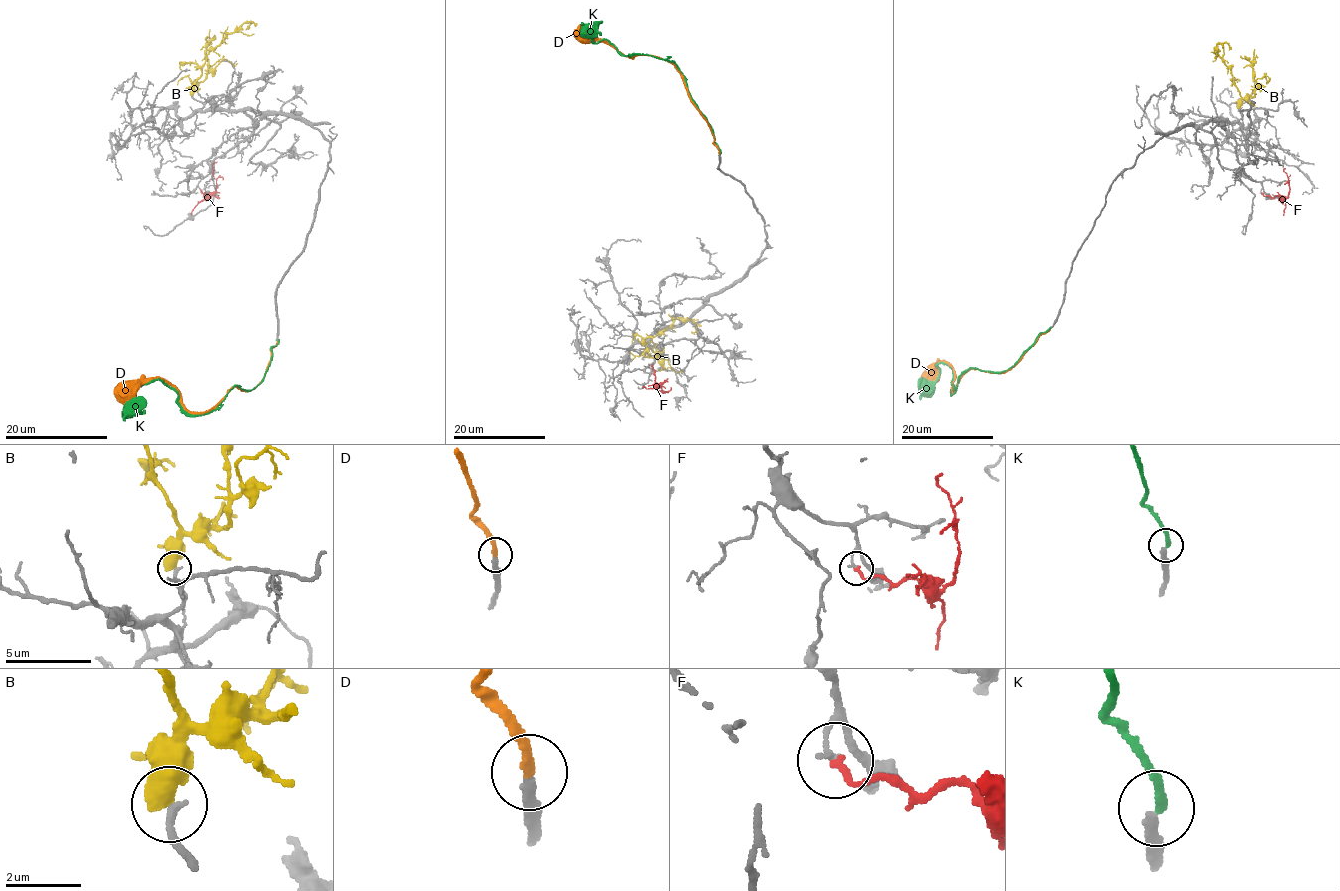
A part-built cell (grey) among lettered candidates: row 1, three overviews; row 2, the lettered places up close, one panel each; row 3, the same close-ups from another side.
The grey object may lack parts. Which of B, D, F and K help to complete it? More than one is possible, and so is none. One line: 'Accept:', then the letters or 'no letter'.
Accept: D

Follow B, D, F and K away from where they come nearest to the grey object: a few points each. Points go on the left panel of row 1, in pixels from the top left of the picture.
B: (191, 94), (191, 86), (209, 53), (229, 32), (251, 21), (246, 30)
D: (277, 341), (252, 389), (233, 387), (205, 411), (191, 412), (159, 378), (124, 384), (115, 396)
F: (201, 190), (206, 194), (216, 186), (213, 170), (216, 162)
K: (278, 341), (252, 389), (234, 386), (218, 406), (188, 414), (178, 394), (153, 379), (137, 391), (123, 420)

